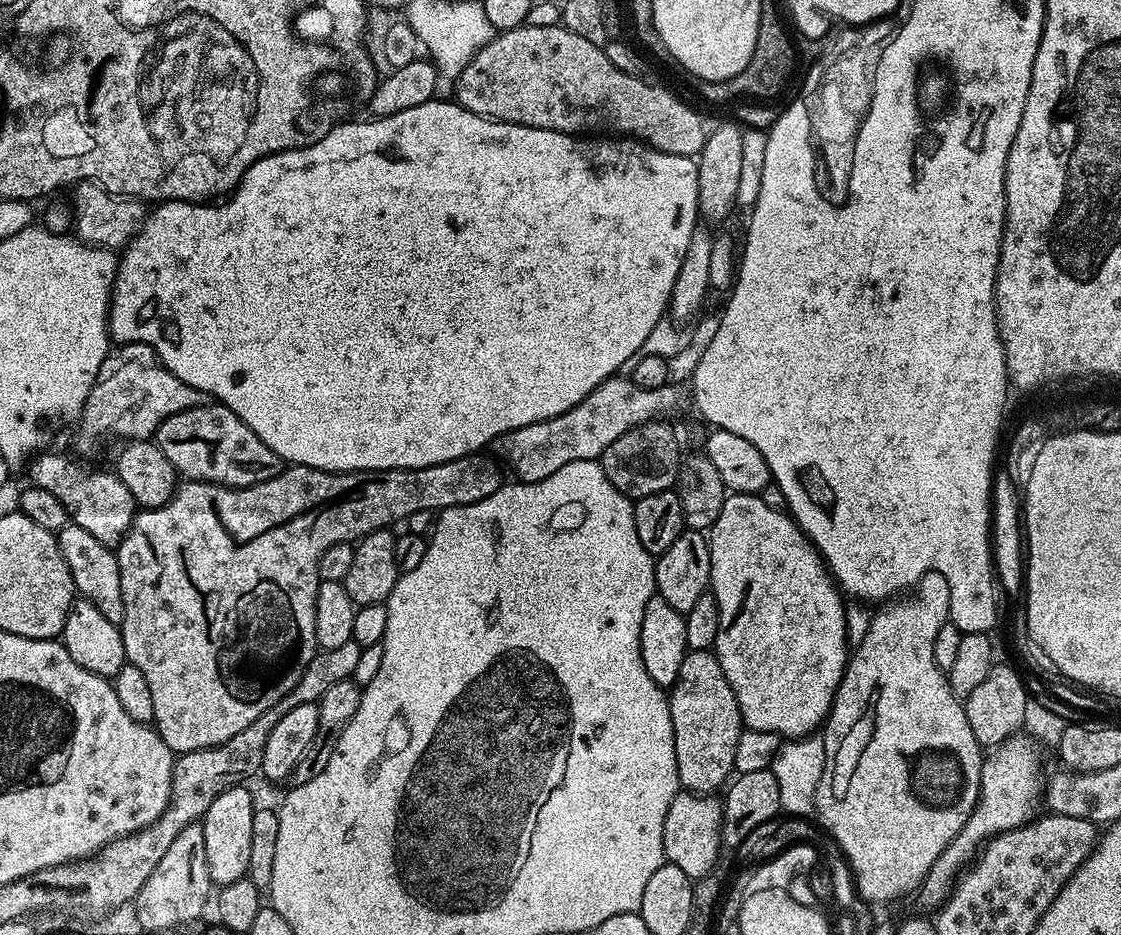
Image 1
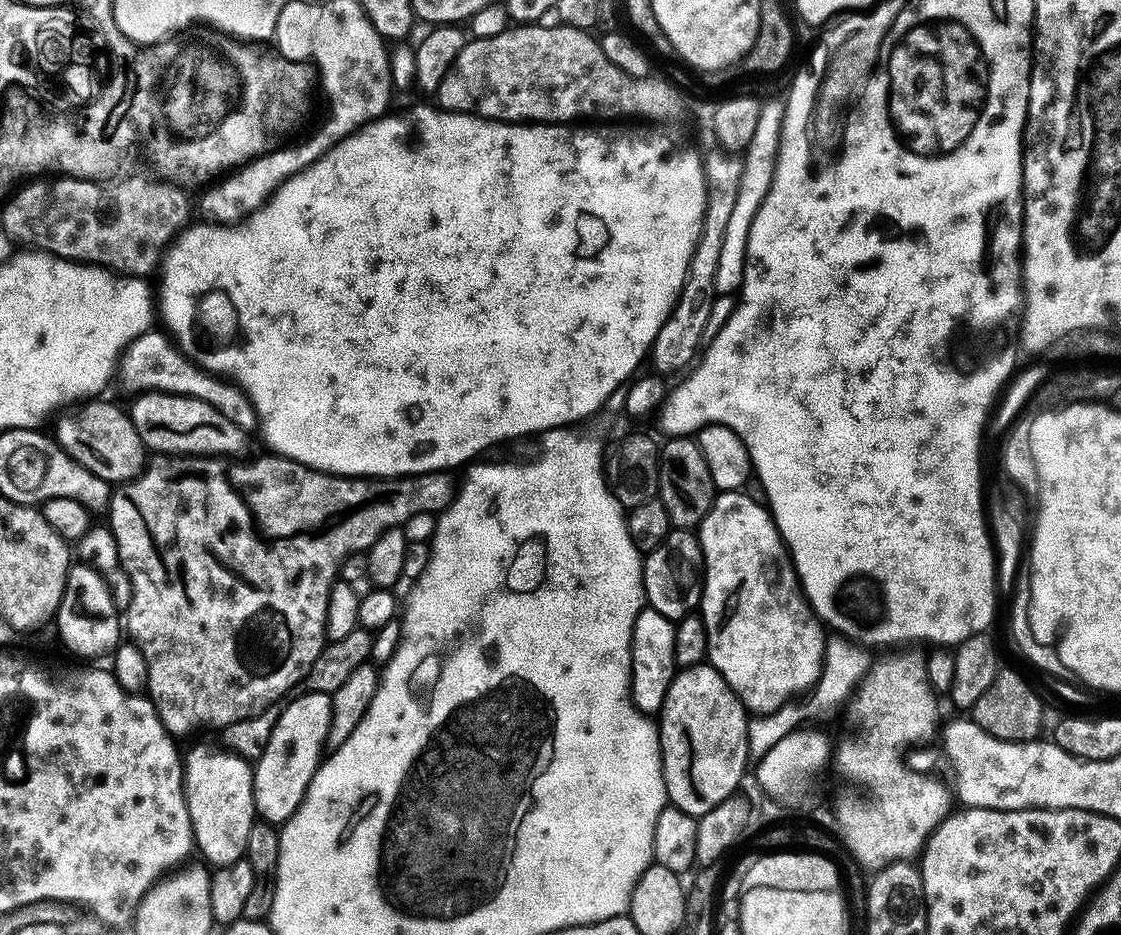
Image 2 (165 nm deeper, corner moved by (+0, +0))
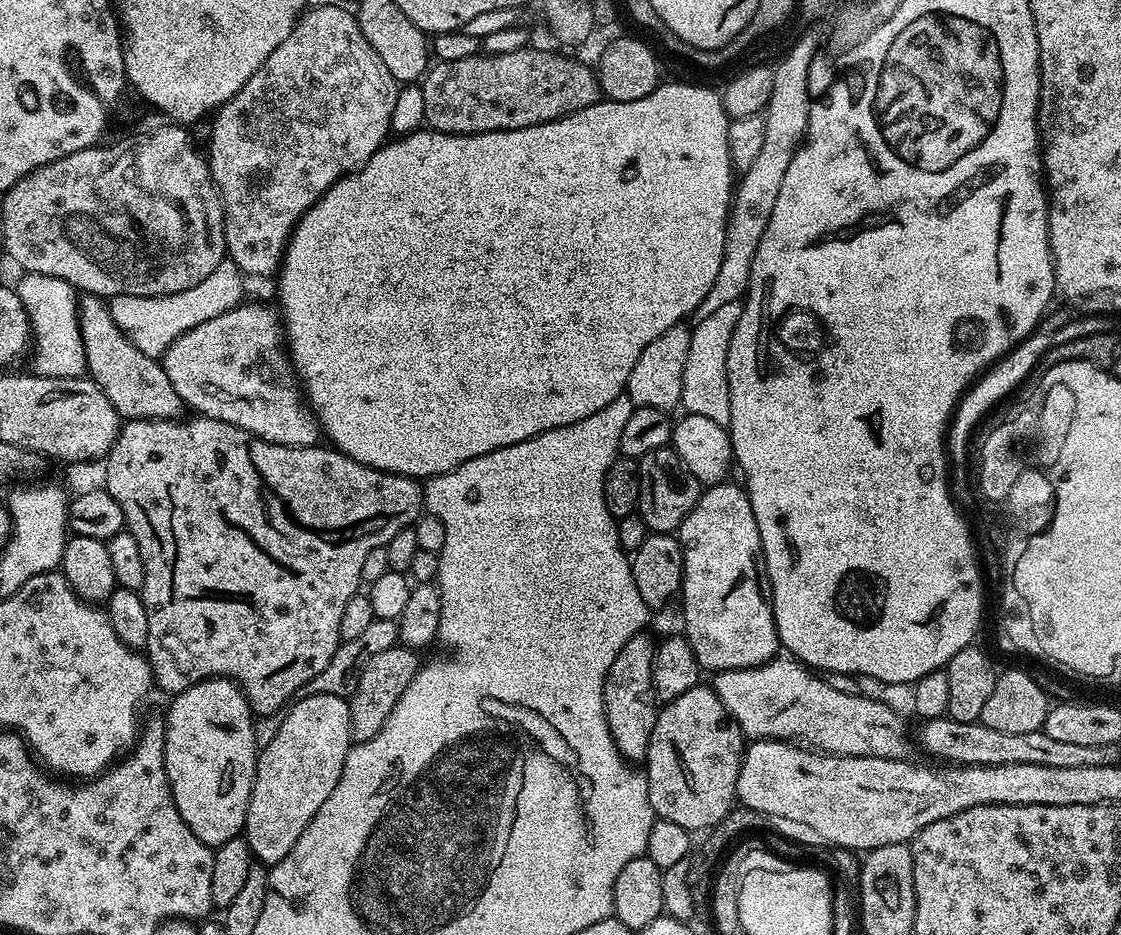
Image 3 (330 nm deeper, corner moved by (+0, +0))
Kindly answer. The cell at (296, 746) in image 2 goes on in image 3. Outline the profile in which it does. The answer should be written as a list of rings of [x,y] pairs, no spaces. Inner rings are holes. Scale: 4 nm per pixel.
[[[310,694],[310,698],[296,700],[284,712],[282,726],[278,726],[278,734],[274,734],[270,746],[259,749],[256,758],[256,777],[252,783],[250,806],[246,810],[246,822],[242,833],[243,839],[248,842],[248,849],[261,865],[275,866],[282,862],[282,858],[286,858],[286,854],[290,854],[294,842],[302,838],[302,830],[306,830],[314,814],[322,810],[322,802],[326,802],[326,798],[334,794],[334,786],[338,786],[346,754],[352,749],[353,743],[350,706],[345,697],[334,694]]]

